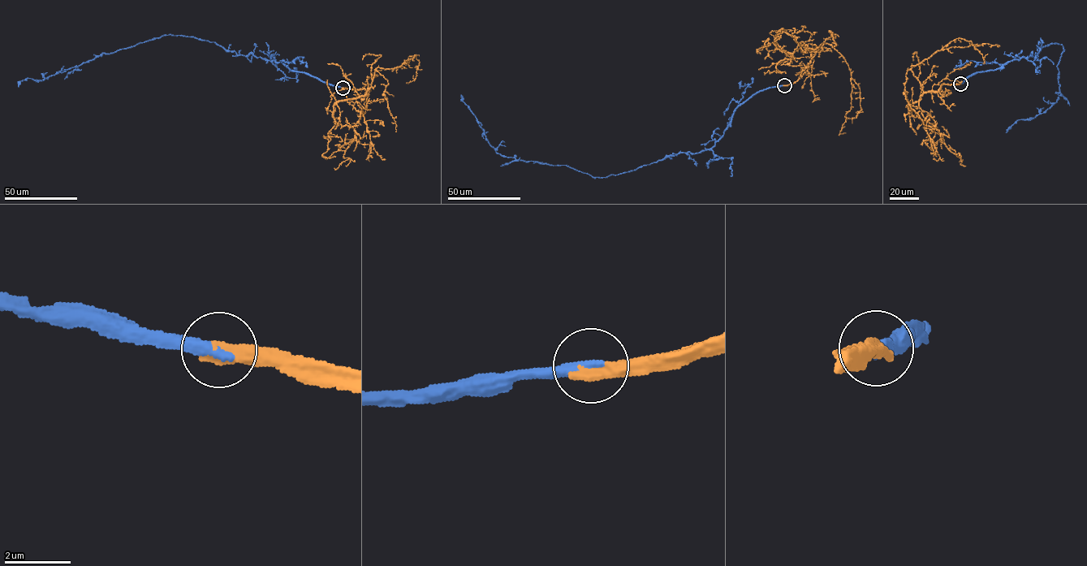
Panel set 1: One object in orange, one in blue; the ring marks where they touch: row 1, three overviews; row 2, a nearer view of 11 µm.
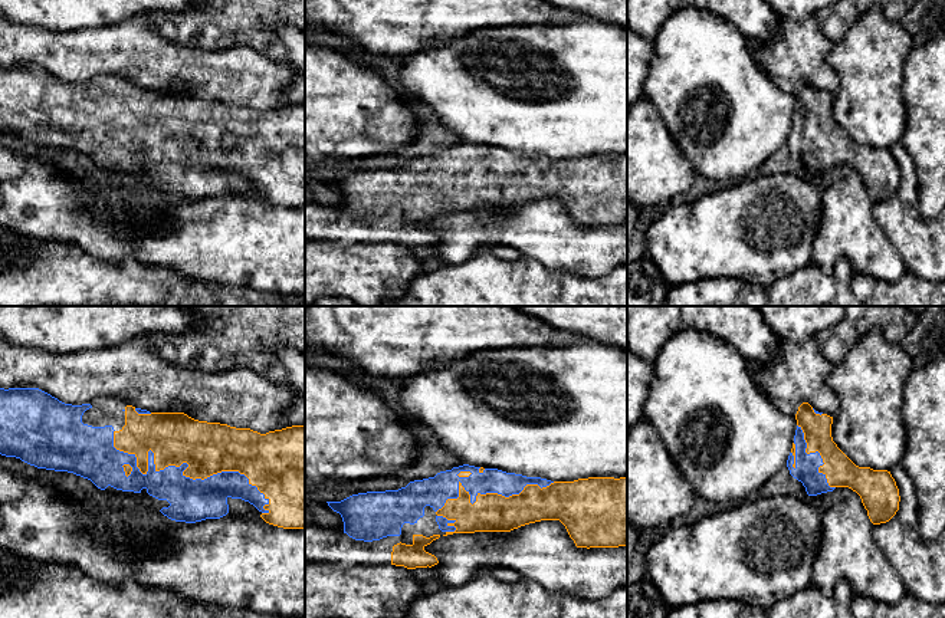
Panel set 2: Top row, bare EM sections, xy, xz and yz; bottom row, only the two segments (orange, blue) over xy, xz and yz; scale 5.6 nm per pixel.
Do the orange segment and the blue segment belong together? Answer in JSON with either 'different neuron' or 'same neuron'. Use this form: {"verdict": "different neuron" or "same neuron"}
{"verdict": "same neuron"}

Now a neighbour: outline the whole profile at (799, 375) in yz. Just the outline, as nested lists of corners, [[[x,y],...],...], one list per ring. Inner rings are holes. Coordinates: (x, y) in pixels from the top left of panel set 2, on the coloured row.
[[[817,341],[781,342],[780,356],[768,364],[749,364],[754,382],[782,412],[795,417],[798,407],[808,402],[816,411],[834,417],[839,400],[827,385],[833,371]]]

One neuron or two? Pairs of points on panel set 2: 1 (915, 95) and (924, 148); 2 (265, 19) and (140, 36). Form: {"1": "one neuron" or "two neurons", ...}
{"1": "one neuron", "2": "two neurons"}

